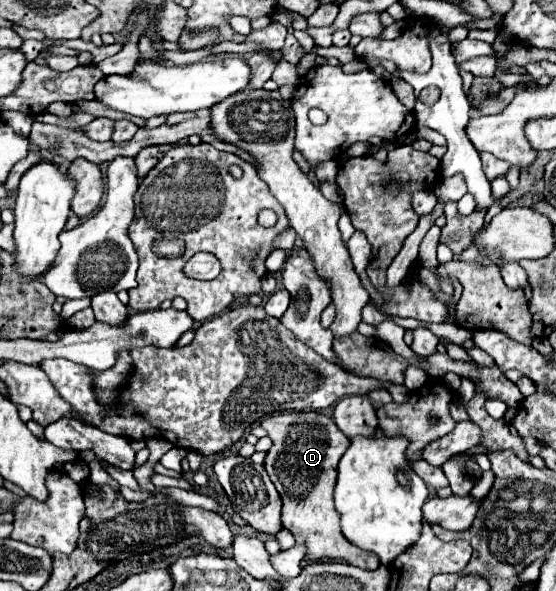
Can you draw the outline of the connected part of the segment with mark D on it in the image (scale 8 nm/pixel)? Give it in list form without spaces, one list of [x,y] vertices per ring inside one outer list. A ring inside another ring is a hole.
[[[323,411],[275,413],[261,419],[261,427],[267,431],[273,443],[267,451],[265,471],[269,473],[283,499],[283,527],[295,535],[297,543],[307,545],[305,559],[339,559],[361,569],[377,569],[379,557],[375,553],[363,551],[361,547],[355,547],[355,543],[343,535],[339,527],[339,513],[333,505],[337,463],[351,445],[349,437],[343,435],[335,421]]]

